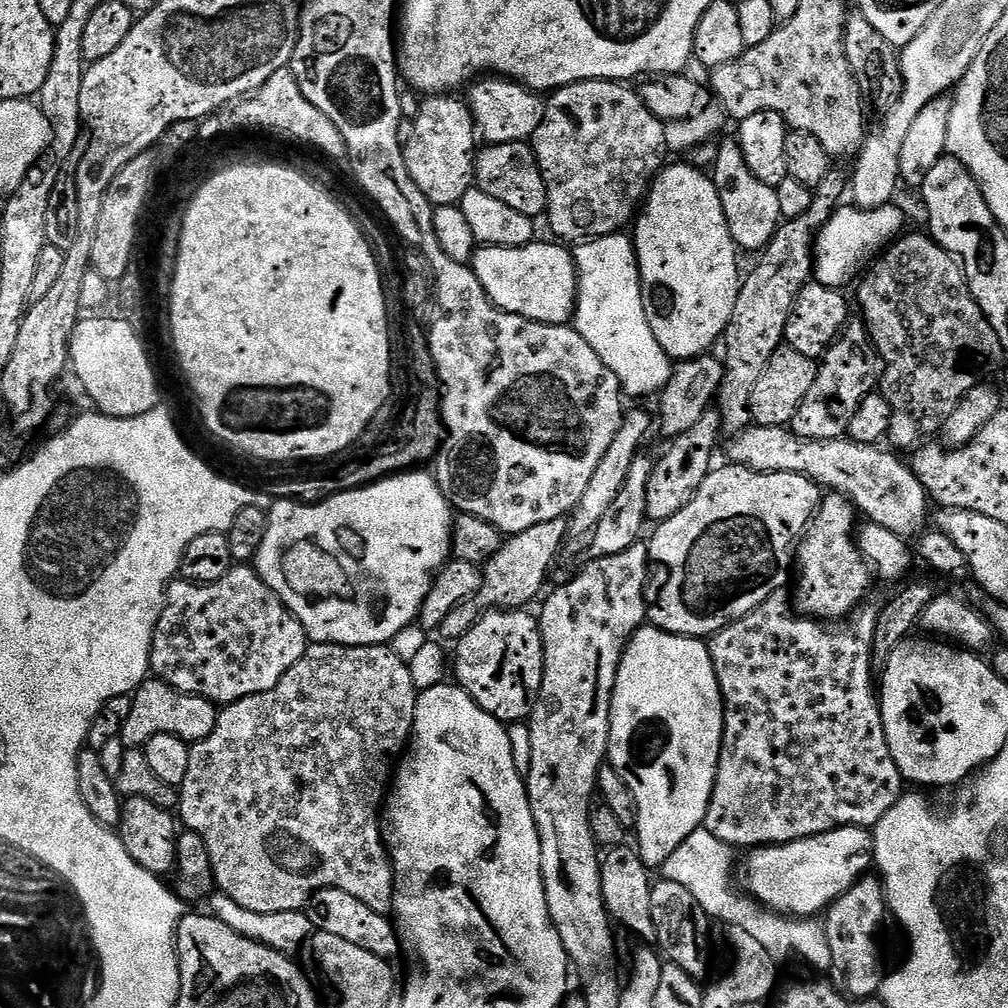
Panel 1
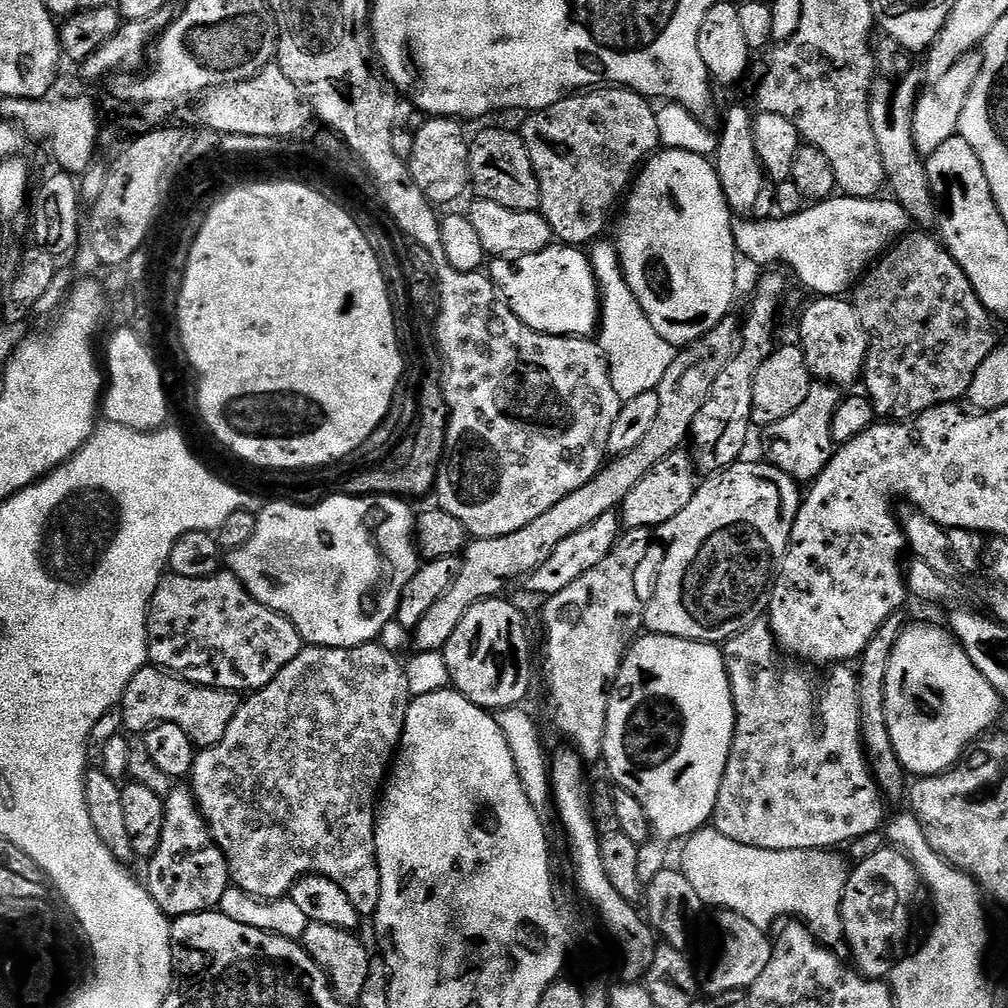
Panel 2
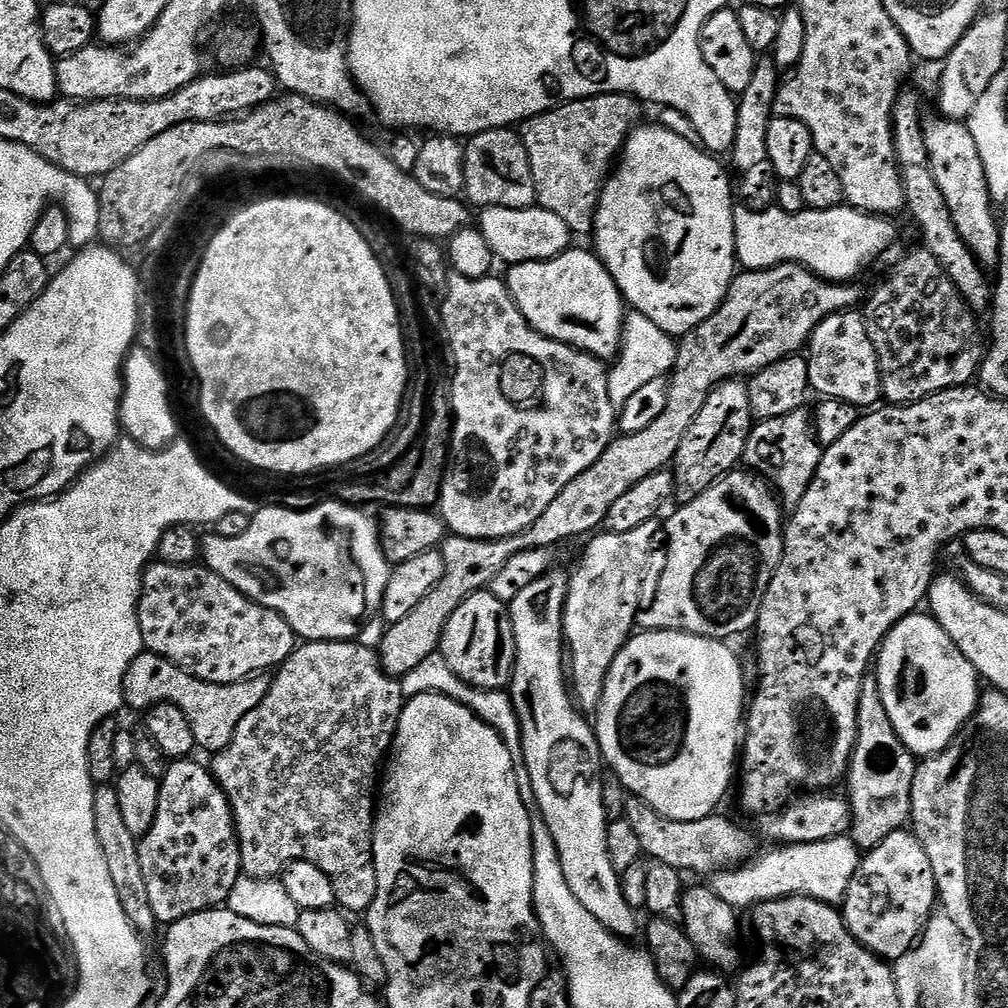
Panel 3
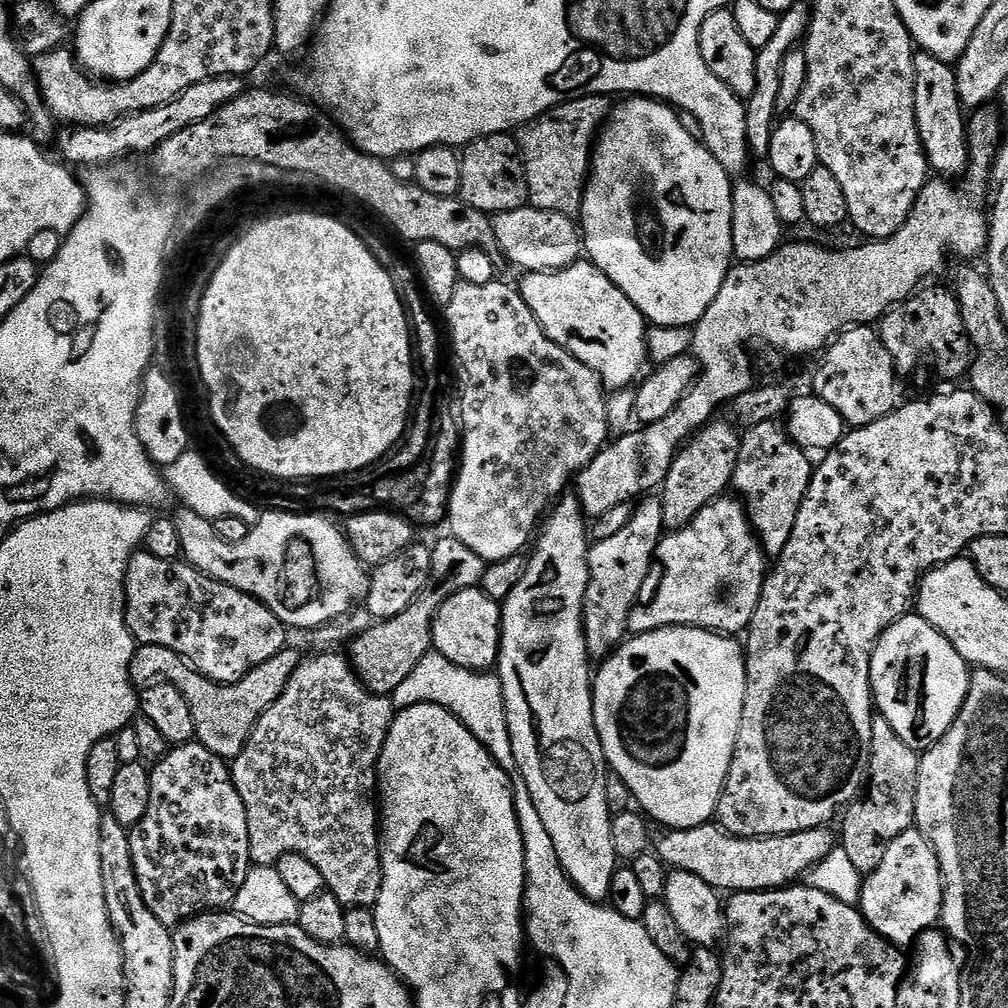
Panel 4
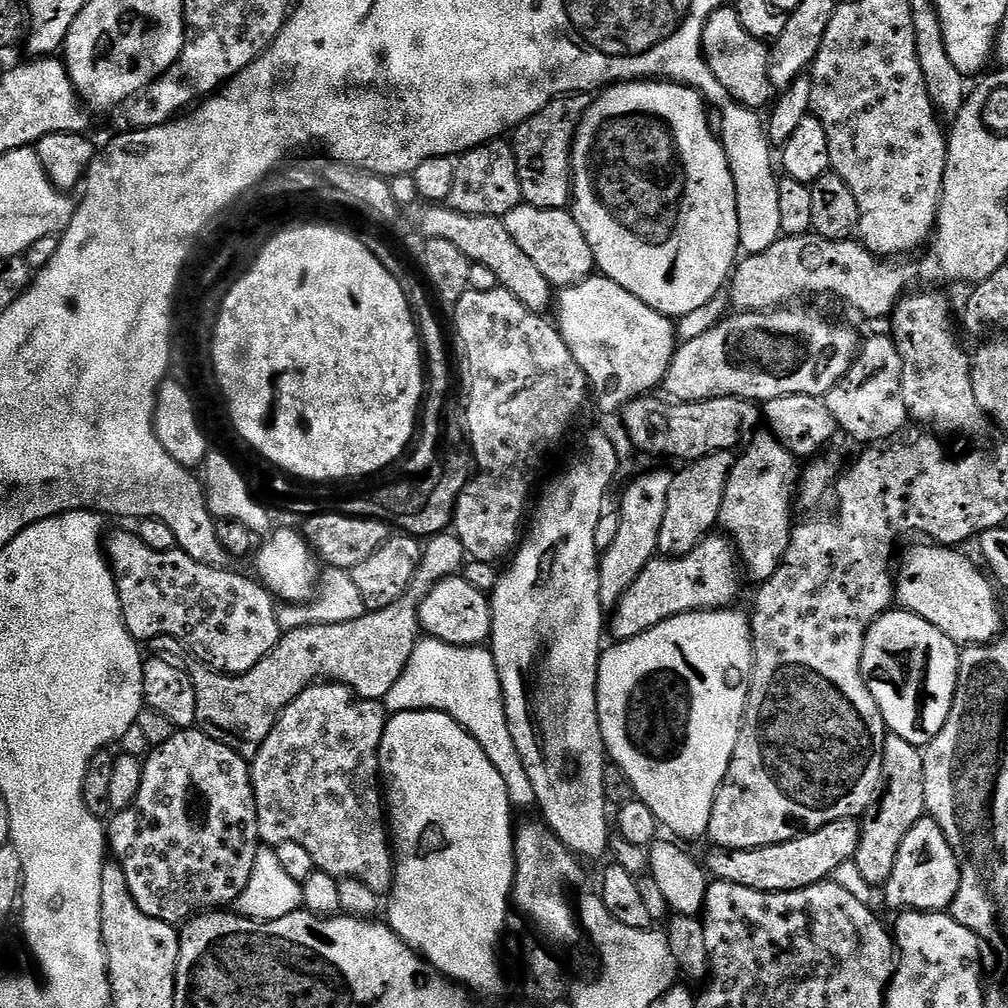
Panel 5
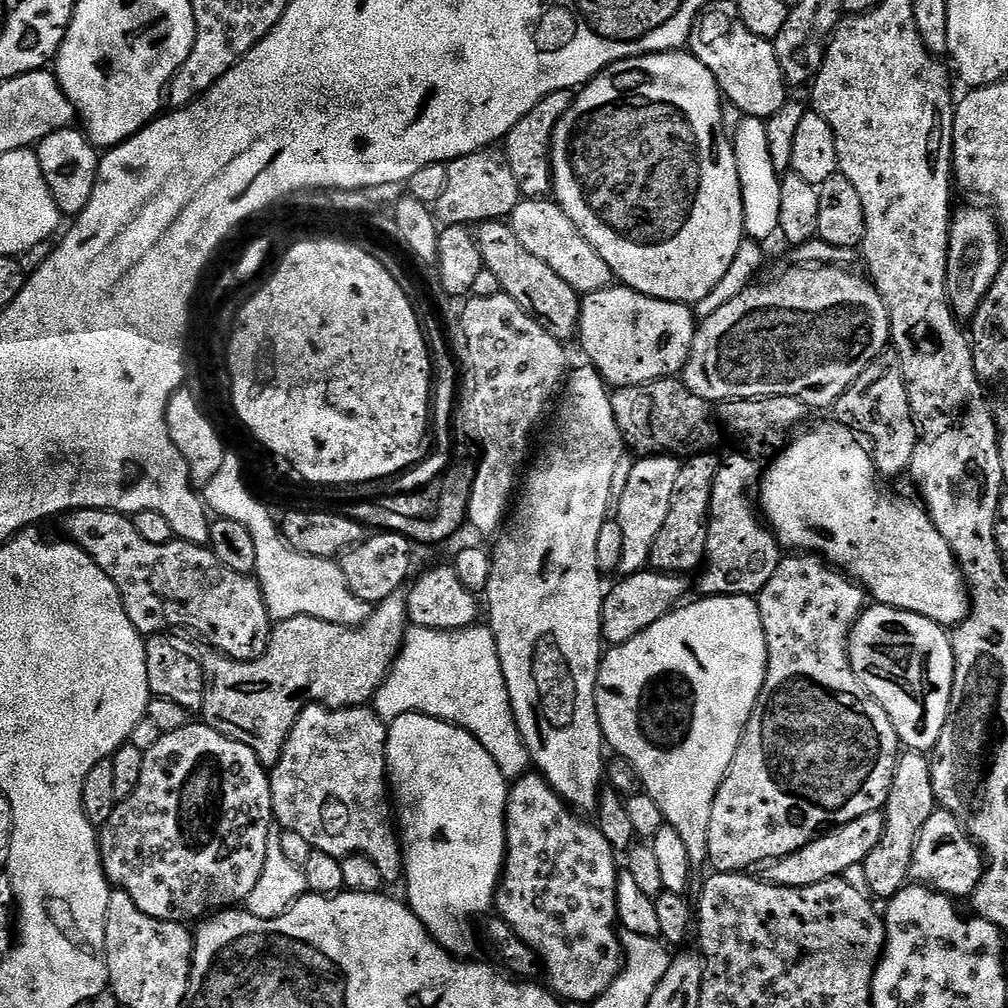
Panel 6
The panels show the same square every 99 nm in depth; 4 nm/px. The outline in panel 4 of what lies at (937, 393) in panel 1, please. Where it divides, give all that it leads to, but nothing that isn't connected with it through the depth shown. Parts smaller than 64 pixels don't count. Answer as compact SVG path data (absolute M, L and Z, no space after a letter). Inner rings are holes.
M921 287L880 317L878 331L901 377L907 378L920 367L933 368L944 380L969 375L974 359L972 343L962 322L960 302L951 287Z

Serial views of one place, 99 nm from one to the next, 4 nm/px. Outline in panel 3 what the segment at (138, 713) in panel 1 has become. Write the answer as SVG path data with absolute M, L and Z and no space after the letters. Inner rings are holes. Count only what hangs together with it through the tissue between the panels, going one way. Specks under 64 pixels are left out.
M145 650L140 653L138 658L134 658L134 662L130 662L130 666L126 670L124 703L129 709L132 707L140 714L147 713L148 709L153 708L156 704L178 706L178 710L182 710L182 714L186 714L186 720L190 722L190 730L194 730L197 745L201 749L205 748L209 754L215 754L223 752L226 746L230 746L230 742L238 730L238 722L242 722L242 718L246 718L246 714L250 714L250 710L254 710L254 706L258 706L258 702L262 702L262 698L266 698L269 681L264 679L263 675L257 674L237 684L211 684L205 680L199 680L197 676L193 676L191 672L181 668L172 660Z

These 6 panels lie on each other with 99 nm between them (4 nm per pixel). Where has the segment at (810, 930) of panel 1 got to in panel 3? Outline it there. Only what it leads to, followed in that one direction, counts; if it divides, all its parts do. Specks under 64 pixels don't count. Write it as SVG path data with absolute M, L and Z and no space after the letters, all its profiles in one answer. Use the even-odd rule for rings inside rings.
M851 835L835 836L822 842L809 844L789 844L773 847L773 852L757 855L751 862L726 872L717 872L711 877L710 887L717 896L737 910L751 910L757 904L765 904L771 900L782 900L787 896L809 896L820 900L823 904L840 906L844 903L844 895L860 868L862 850L852 840Z

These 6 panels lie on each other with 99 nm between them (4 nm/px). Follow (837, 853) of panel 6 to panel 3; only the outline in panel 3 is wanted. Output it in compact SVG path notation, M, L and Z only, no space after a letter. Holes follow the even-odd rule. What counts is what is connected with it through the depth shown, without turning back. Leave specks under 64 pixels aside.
M632 798L627 801L623 819L630 822L630 826L634 829L634 835L638 837L640 851L649 861L674 866L682 874L697 872L698 875L708 878L717 872L726 872L749 863L758 852L755 838L746 829L739 828L734 821L727 820L726 817L720 815L713 814L694 822L678 822L658 814L658 810L654 810L644 801Z

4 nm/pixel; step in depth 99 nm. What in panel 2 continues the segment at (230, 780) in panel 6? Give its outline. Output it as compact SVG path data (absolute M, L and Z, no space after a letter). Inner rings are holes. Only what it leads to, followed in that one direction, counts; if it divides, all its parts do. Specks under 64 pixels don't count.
M173 787L164 802L164 826L156 852L147 861L146 887L169 918L219 909L230 887L228 858L214 843L214 832L191 787Z

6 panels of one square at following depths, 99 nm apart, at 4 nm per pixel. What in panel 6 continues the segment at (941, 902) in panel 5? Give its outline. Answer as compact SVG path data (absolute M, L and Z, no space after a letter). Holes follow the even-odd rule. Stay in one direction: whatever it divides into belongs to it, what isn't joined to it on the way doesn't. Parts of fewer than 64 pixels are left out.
M937 810L926 818L926 826L922 826L912 859L911 879L917 885L933 888L935 892L953 898L968 898L979 886L985 867L986 861L976 841L964 831L953 812Z

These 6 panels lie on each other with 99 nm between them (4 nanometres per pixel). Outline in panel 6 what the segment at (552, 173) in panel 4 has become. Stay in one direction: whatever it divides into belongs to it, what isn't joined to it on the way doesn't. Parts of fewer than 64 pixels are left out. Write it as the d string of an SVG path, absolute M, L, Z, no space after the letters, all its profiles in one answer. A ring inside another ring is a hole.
M570 88L546 94L546 98L542 98L538 106L534 106L534 110L530 110L530 114L526 114L526 118L522 118L522 122L518 122L518 126L514 126L514 130L510 130L502 141L504 157L506 162L510 162L514 182L518 182L518 190L525 200L542 200L552 192L554 130L558 122L562 122L566 110L570 110L573 99L574 92Z

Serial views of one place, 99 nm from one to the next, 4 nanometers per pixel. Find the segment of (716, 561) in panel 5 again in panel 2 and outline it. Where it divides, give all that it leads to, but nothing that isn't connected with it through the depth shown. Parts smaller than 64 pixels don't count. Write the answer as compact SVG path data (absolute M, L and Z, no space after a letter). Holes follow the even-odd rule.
M737 462L722 472L701 479L694 498L690 498L690 506L686 506L686 510L682 510L682 514L678 514L678 518L670 518L670 522L664 524L663 531L665 533L672 532L673 540L669 542L668 549L664 552L664 561L661 562L660 573L656 576L656 589L652 592L652 601L649 599L644 609L644 628L649 633L657 636L673 636L683 640L700 640L704 644L720 646L723 645L725 640L742 630L746 630L746 626L750 626L765 615L770 603L770 593L774 577L778 571L778 565L788 552L788 541L792 538L792 527L798 518L802 501L802 488L790 474L786 474L781 468L775 468L770 463L744 463Z

